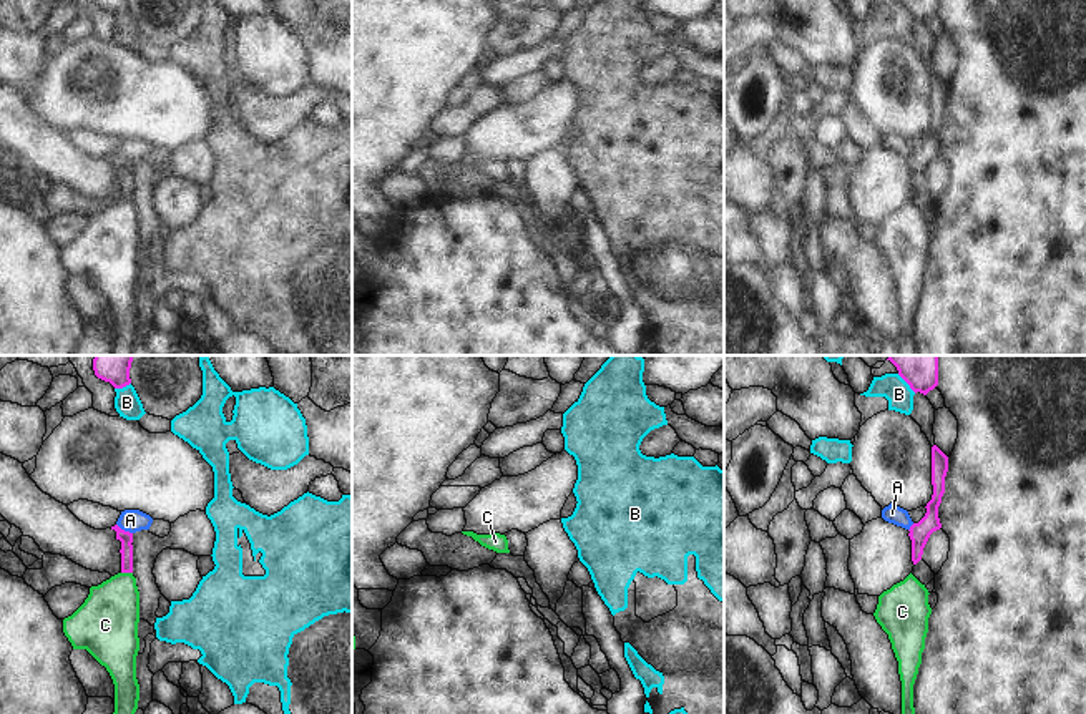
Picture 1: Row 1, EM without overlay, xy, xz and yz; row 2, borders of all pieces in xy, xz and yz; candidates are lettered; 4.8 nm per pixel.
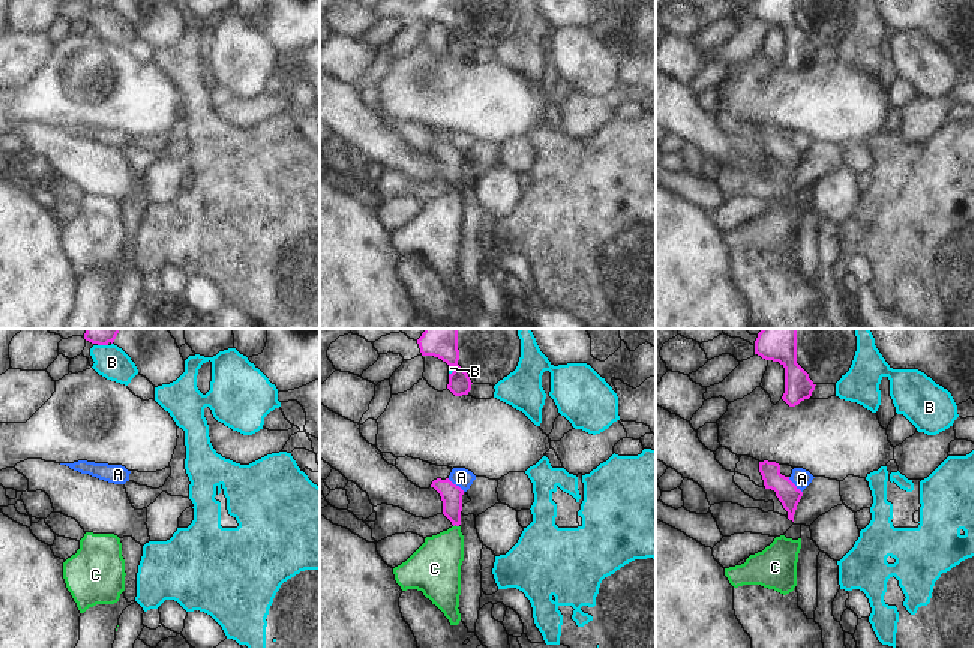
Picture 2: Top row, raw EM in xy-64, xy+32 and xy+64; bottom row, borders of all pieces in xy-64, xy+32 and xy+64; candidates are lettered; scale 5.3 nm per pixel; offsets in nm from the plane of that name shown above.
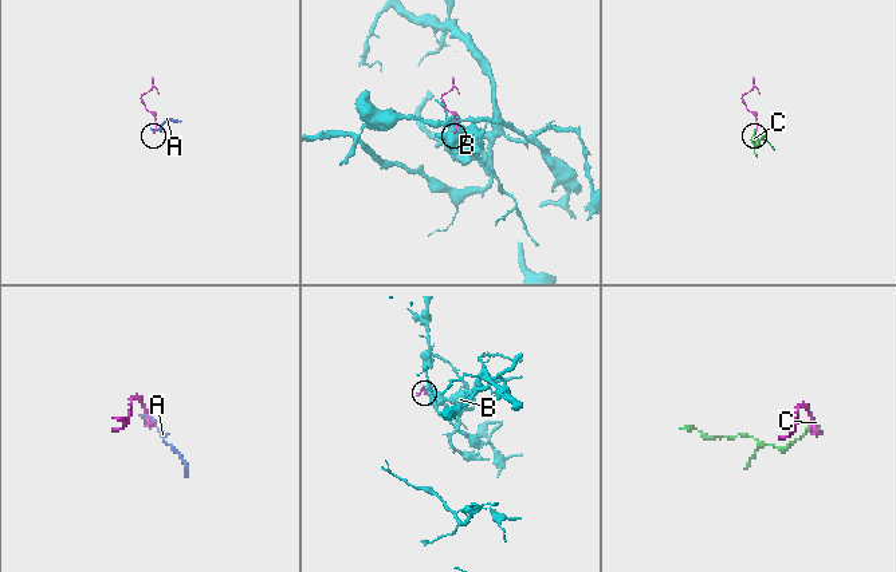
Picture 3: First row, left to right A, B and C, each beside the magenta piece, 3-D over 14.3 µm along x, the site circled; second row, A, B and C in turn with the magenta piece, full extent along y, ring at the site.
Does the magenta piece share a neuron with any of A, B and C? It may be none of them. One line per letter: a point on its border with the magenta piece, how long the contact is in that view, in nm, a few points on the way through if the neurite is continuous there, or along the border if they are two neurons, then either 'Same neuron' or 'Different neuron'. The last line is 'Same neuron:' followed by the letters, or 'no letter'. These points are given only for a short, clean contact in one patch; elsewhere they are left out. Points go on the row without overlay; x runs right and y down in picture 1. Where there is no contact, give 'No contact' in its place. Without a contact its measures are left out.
A: Touches magenta at xy (123, 158). Shared border 90 nm. Boundary: xy (117, 151), (132, 161). Different neuron
B: Touches magenta at yz (907, 10). Shared border 130 nm. Different neuron
C: Touches magenta at xy (127, 200). Shared border 60 nm. Path across: xy (125, 165), (127, 200), (125, 211), (108, 248). Same neuron
Same neuron: C.

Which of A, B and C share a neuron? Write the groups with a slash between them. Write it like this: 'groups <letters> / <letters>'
groups A / B / C

